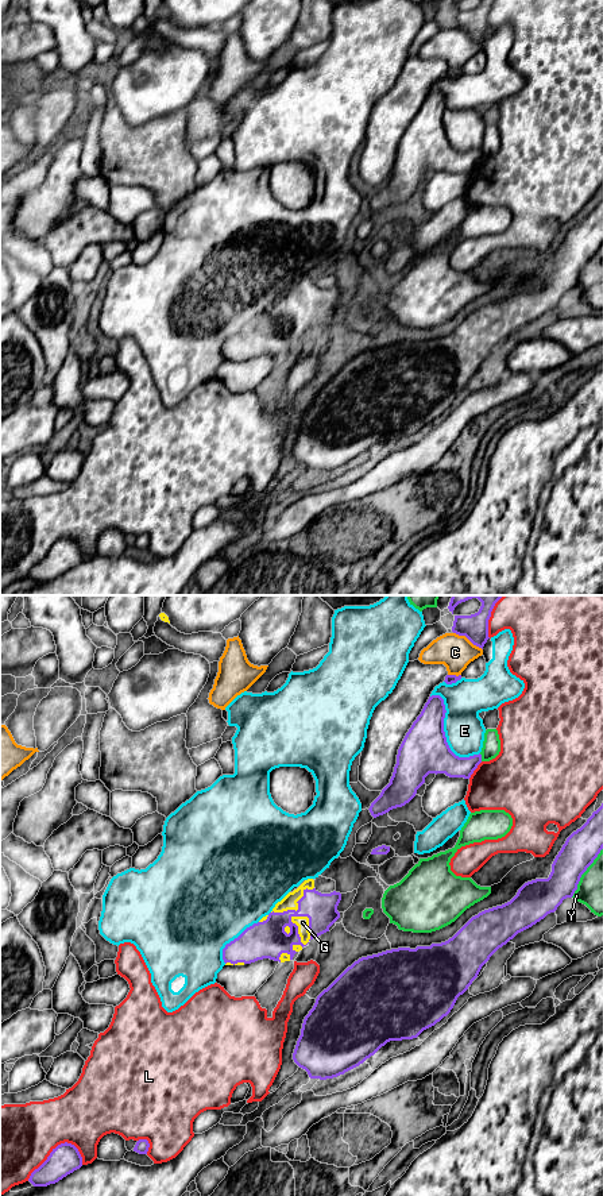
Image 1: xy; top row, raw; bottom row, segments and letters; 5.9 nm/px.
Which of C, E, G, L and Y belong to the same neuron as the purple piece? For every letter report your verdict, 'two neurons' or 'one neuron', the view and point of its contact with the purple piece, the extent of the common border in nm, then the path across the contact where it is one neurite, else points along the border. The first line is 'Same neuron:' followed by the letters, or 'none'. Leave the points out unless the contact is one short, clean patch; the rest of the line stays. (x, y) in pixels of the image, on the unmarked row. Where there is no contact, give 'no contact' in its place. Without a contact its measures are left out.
Same neuron: G
C: two neurons; contact xy (468, 34); length 200 nm
E: two neurons; contact xy (444, 128); length 460 nm
G: one neuron; contact xy (310, 334); length 240 nm
L: two neurons; contact xy (50, 548); length 360 nm
Y: two neurons; contact xy (584, 266); length 340 nm

